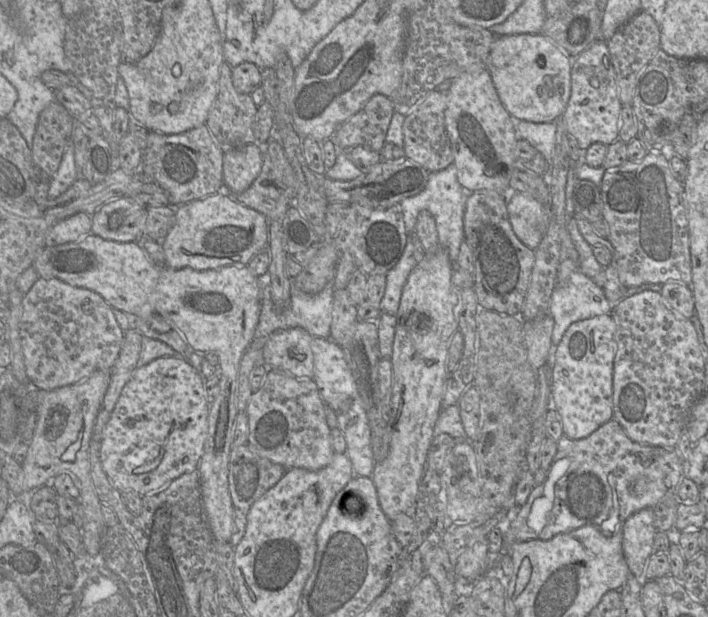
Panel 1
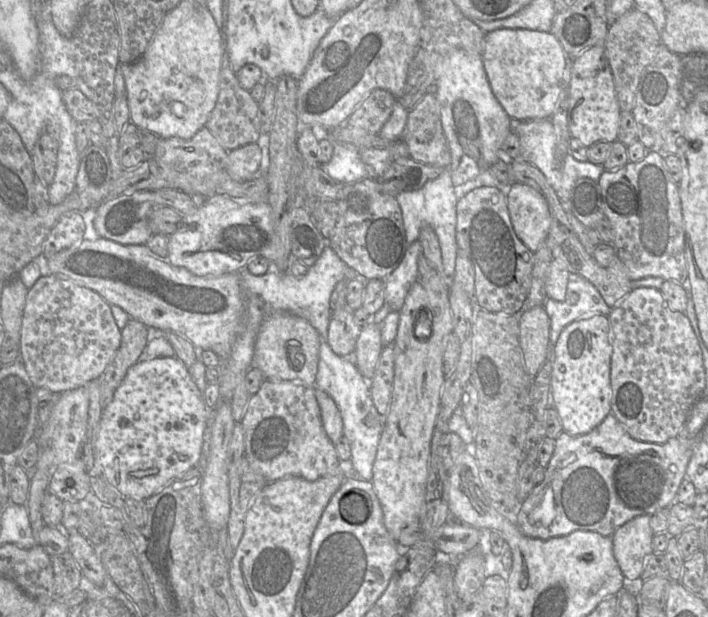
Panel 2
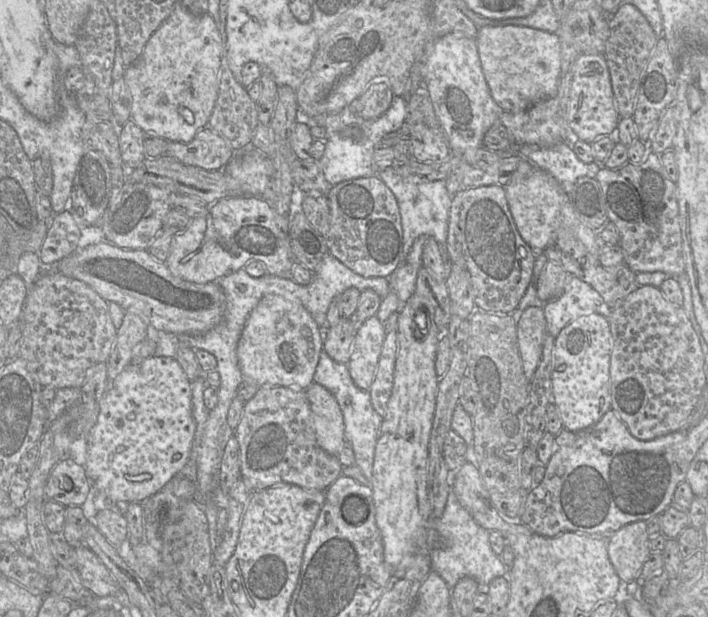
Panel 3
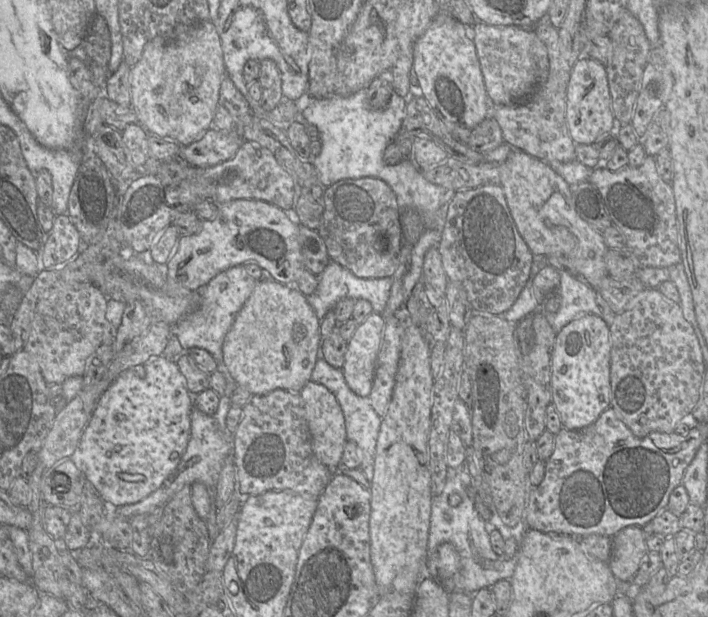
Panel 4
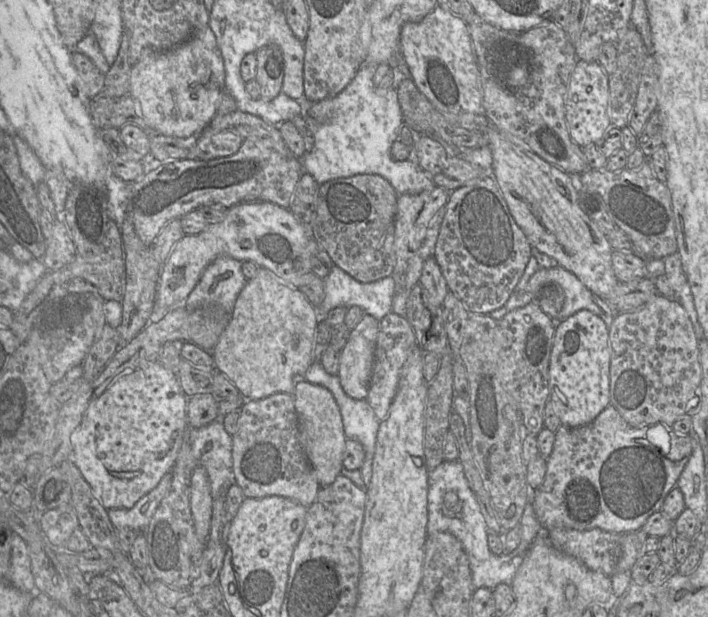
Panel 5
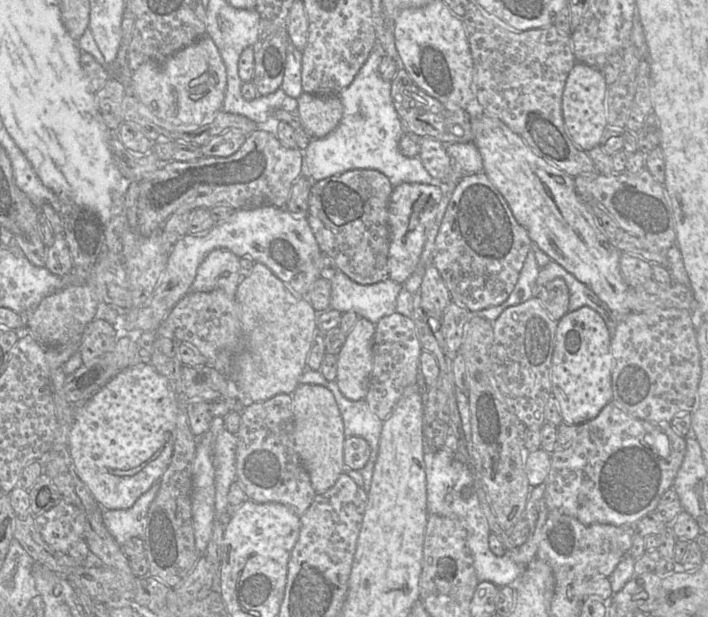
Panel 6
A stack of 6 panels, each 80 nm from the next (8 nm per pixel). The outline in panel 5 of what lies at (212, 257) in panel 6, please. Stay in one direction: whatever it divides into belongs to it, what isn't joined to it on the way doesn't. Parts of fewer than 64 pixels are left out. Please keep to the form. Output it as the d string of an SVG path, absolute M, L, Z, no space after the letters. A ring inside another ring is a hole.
M227 255L218 256L203 271L185 307L193 310L215 306L231 315L236 299L248 281L243 275L241 263Z

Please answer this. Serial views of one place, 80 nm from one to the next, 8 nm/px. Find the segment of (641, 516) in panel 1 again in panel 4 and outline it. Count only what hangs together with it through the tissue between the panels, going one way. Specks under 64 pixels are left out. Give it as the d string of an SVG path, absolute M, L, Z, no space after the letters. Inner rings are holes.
M628 526L612 537L609 565L618 581L632 581L648 553L643 528Z

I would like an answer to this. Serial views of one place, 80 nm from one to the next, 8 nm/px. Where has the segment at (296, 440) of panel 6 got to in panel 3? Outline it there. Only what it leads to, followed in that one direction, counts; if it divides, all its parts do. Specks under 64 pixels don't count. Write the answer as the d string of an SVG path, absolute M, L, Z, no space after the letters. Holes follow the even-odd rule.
M313 382L305 390L313 418L317 443L331 455L338 456L345 444L344 421L334 395Z

